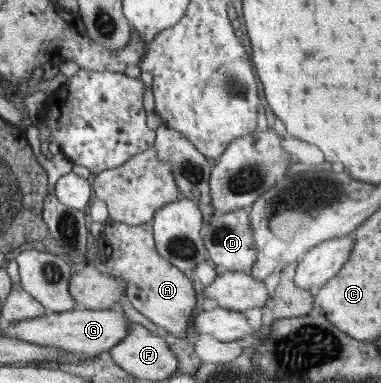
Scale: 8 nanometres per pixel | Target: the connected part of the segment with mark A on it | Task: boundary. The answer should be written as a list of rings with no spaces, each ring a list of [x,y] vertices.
[[[109,222],[103,242],[108,272],[127,282],[125,293],[133,307],[159,327],[161,332],[170,332],[177,338],[187,337],[197,307],[195,282],[160,254],[154,238],[154,225],[133,226]]]

